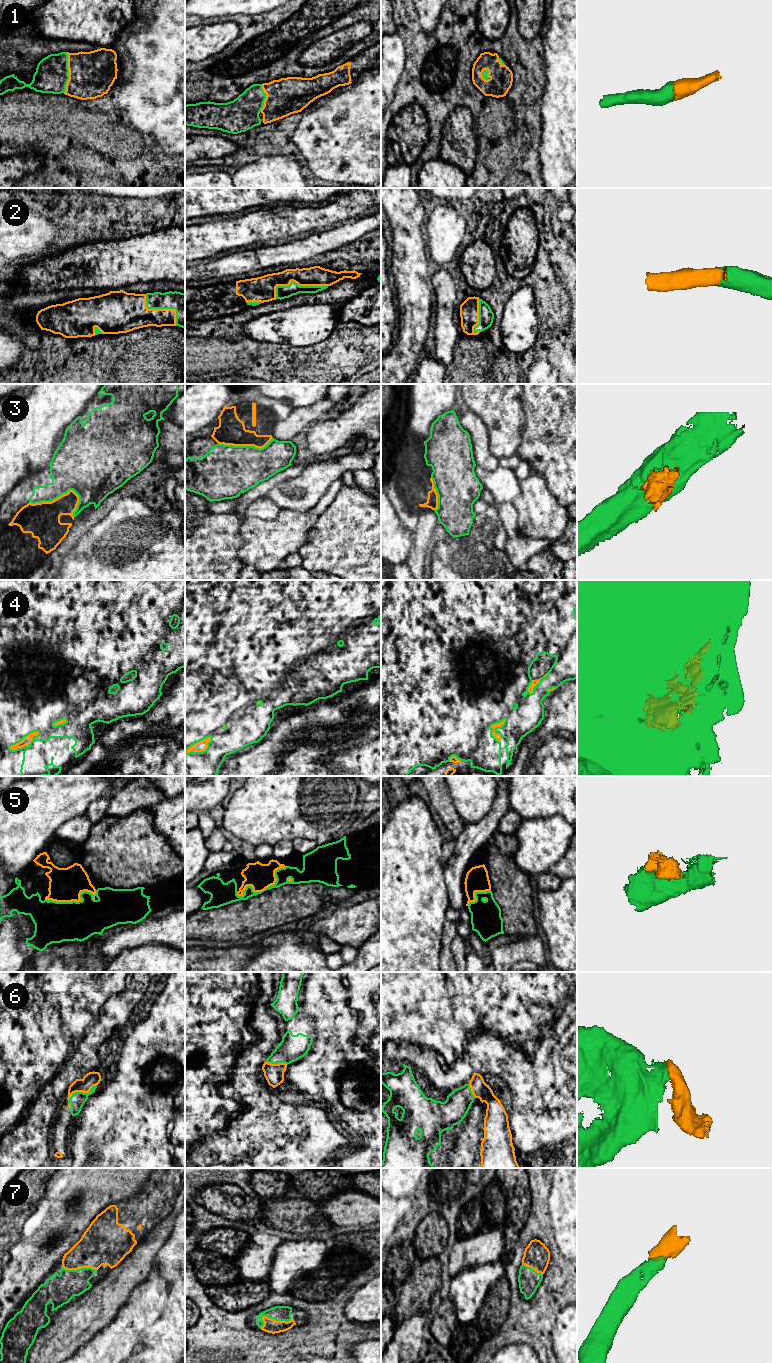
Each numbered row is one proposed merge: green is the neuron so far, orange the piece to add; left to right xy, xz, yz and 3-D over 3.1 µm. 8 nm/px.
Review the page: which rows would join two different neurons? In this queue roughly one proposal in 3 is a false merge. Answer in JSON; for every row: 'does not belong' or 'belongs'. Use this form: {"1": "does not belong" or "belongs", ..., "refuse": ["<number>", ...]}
{"1": "belongs", "2": "belongs", "3": "does not belong", "4": "belongs", "5": "belongs", "6": "belongs", "7": "belongs", "refuse": ["3"]}

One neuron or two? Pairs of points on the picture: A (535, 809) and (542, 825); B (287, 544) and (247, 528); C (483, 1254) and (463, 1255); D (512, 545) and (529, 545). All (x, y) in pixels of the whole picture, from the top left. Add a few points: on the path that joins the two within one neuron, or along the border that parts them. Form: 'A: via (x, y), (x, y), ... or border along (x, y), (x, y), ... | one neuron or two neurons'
A: border along (563, 818), (559, 815), (550, 815), (523, 819) | two neurons
B: via (277, 540), (265, 540), (257, 533) | one neuron
C: via (478, 1254), (468, 1254) | one neuron
D: via (516, 545), (525, 545) | one neuron

